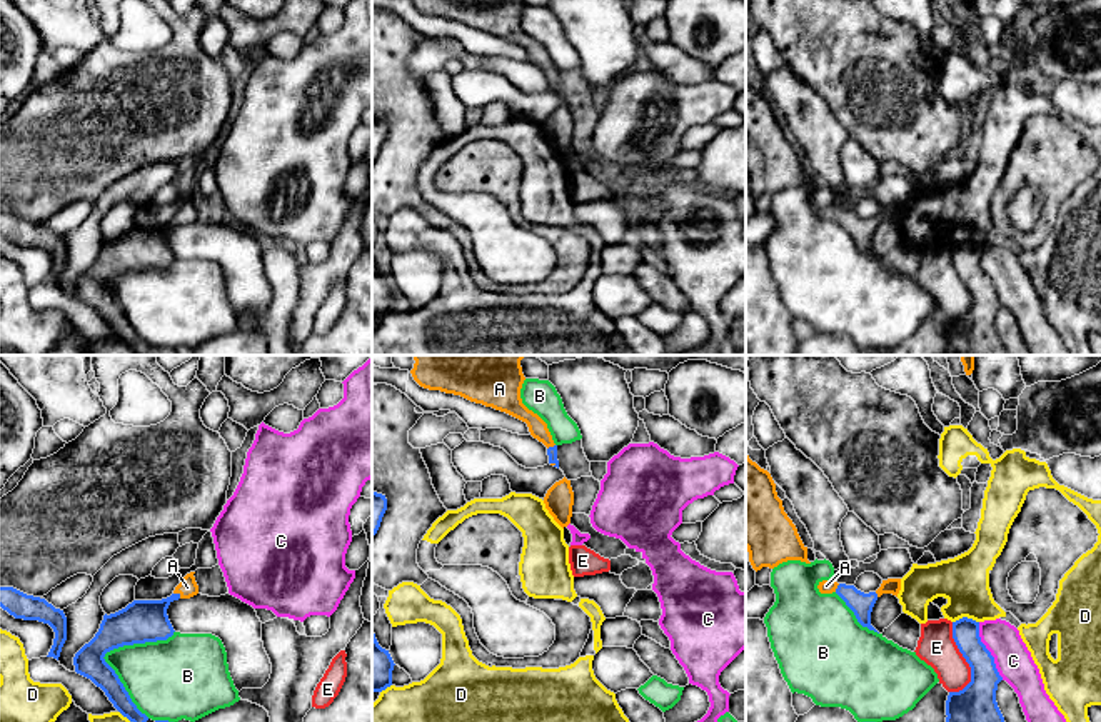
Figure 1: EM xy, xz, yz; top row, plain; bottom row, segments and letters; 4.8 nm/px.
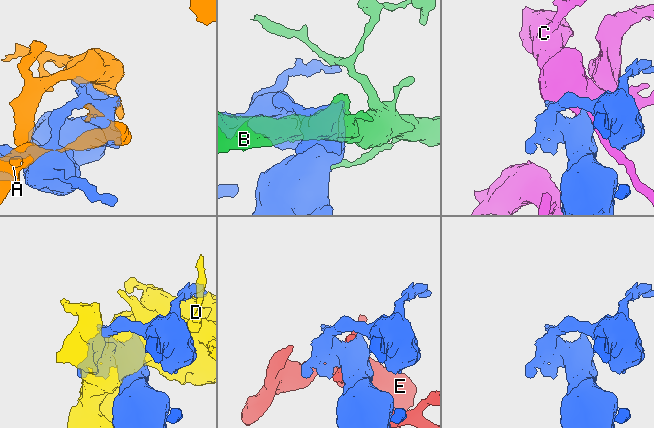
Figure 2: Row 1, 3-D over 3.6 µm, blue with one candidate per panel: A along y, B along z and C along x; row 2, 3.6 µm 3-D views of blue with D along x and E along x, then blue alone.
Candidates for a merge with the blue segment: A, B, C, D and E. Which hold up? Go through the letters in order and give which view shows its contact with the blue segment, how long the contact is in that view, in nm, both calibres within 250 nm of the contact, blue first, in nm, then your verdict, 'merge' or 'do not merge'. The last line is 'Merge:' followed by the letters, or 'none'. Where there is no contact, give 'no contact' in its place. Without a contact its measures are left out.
A: xy | 50 nm | 200/90 nm | merge
B: xy | 440 nm | 200/300 nm | do not merge
C: yz | 300 nm | 180/180 nm | do not merge
D: yz | 130 nm | 130/240 nm | do not merge
E: yz | 340 nm | 190/180 nm | do not merge
Merge: A

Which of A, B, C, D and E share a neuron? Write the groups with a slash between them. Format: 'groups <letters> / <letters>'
groups A / B / C / D / E

